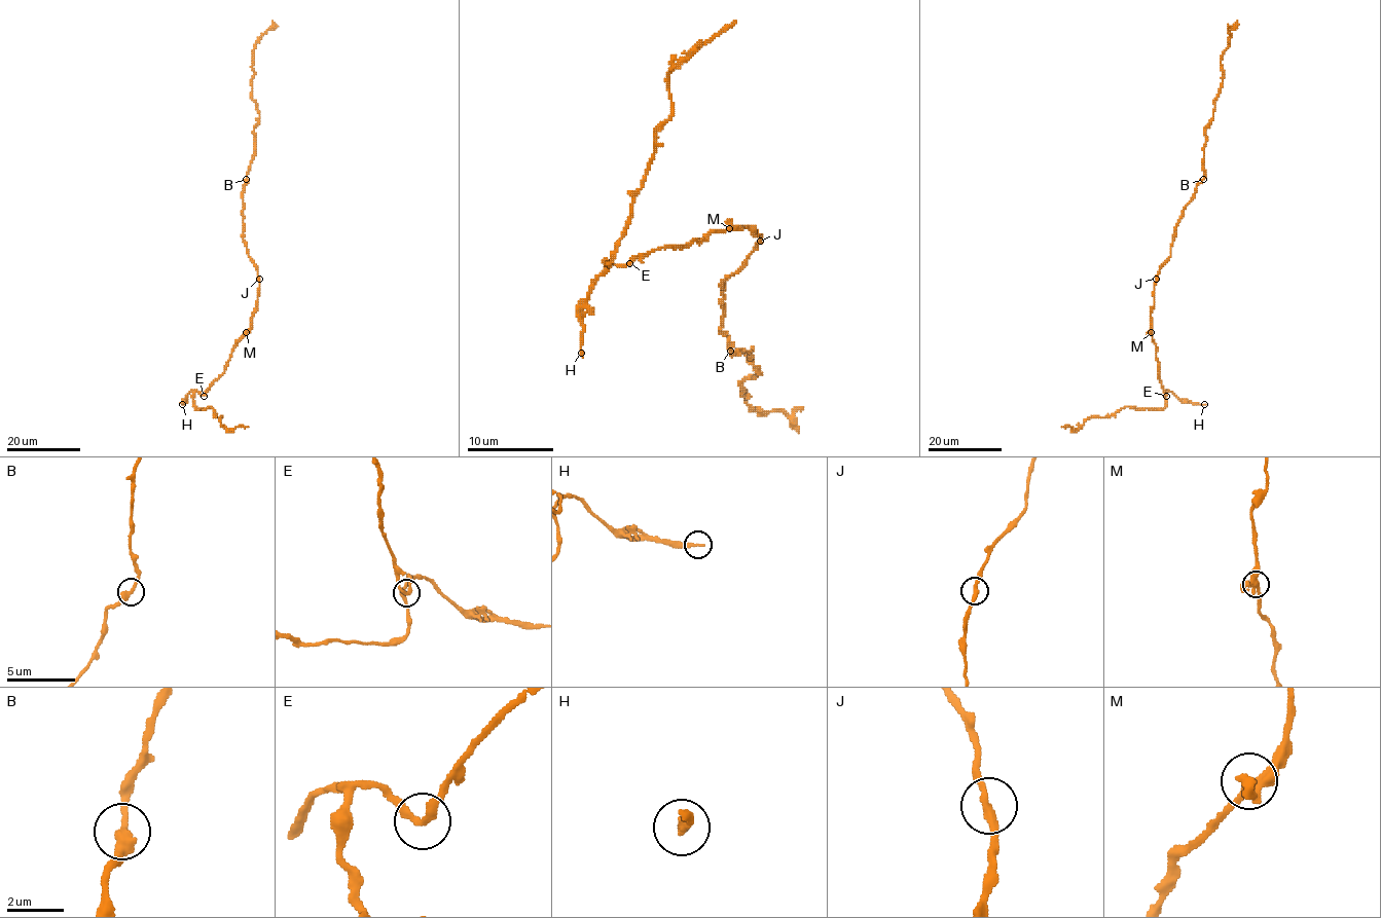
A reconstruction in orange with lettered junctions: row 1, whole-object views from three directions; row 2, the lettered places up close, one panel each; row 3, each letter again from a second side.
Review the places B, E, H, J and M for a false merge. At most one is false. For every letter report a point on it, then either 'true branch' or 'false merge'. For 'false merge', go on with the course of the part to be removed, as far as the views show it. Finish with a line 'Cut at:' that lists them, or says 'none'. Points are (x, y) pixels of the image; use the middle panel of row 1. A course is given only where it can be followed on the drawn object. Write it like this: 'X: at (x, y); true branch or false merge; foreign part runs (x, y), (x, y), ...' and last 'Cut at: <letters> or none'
B: at (730, 351); true branch
E: at (629, 263); true branch
H: at (581, 353); true branch
J: at (760, 241); true branch
M: at (729, 228); true branch
Cut at: none

